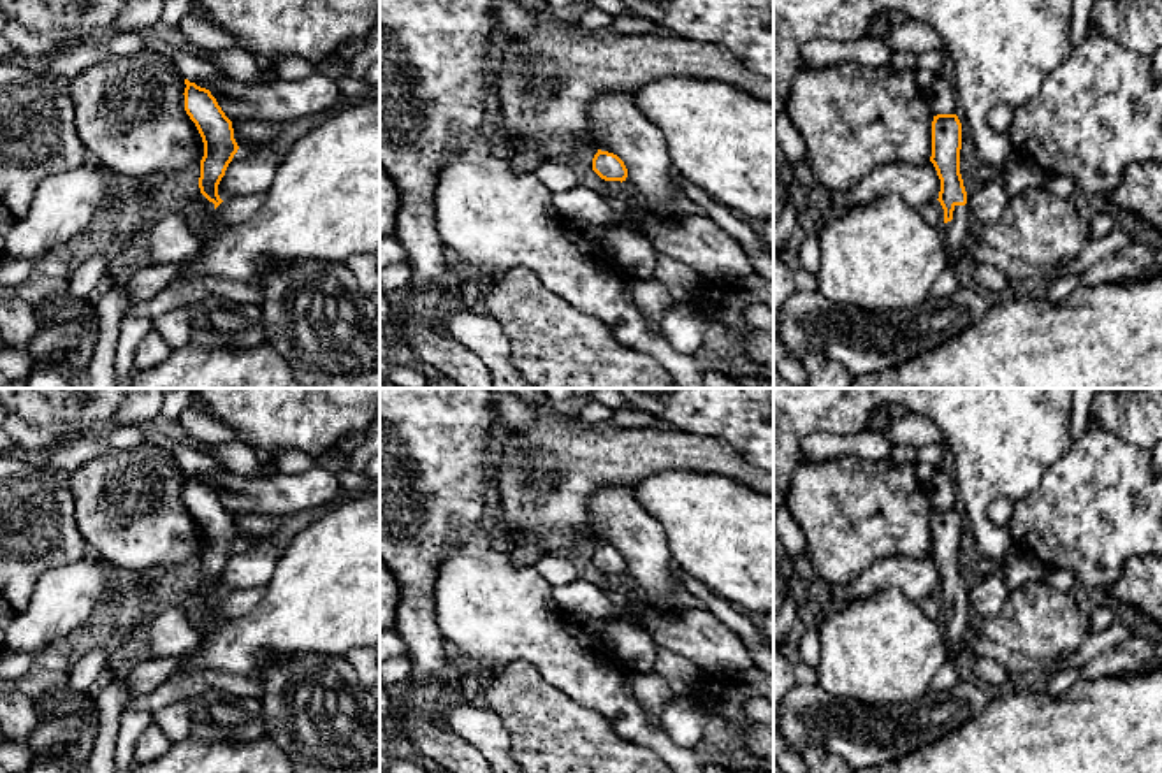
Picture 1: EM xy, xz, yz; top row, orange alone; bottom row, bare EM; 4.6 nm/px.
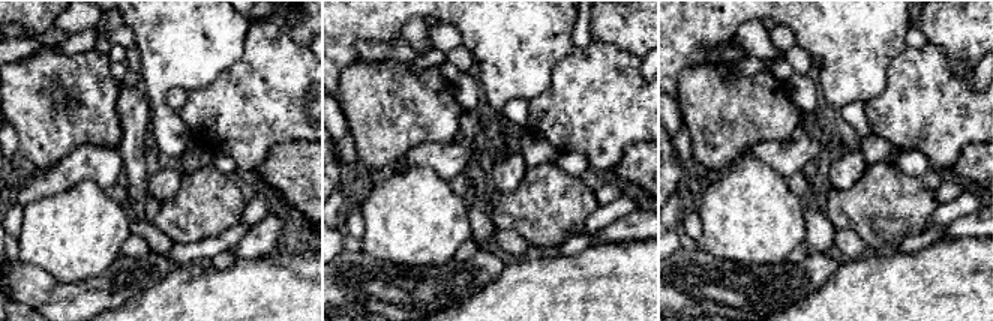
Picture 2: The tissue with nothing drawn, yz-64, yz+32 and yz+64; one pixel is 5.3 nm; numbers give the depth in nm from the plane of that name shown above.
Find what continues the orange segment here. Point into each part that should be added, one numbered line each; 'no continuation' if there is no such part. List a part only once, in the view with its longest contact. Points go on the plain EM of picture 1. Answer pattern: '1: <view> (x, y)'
1: yz (955, 624)

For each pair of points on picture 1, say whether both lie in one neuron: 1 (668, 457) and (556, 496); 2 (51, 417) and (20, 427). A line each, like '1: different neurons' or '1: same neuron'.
1: same neuron
2: different neurons

